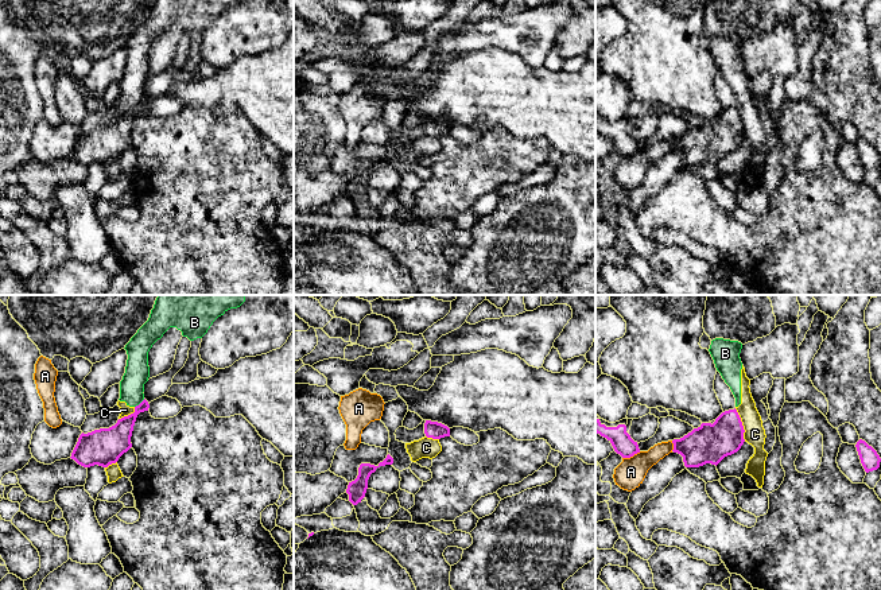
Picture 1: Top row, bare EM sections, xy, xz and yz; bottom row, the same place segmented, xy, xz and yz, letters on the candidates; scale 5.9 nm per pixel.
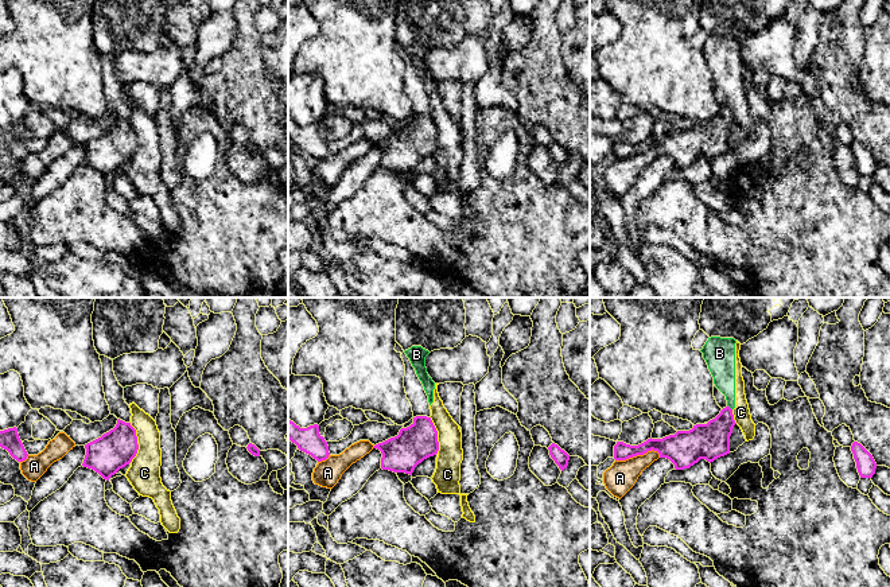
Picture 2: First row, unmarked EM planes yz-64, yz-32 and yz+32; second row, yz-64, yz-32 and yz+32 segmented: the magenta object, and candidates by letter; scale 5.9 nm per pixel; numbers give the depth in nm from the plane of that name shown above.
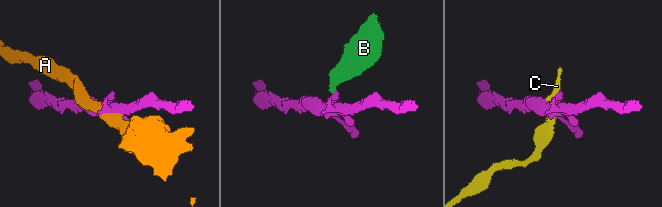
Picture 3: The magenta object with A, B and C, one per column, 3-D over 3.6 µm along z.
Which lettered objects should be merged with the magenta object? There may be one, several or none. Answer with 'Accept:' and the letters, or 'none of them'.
Accept: none of them

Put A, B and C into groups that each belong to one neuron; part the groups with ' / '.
A / B C

